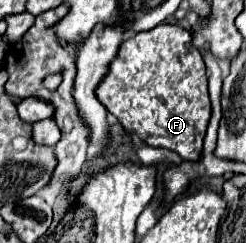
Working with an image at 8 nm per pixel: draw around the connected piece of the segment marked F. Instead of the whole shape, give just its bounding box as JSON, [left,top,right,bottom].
[96,23,210,163]

